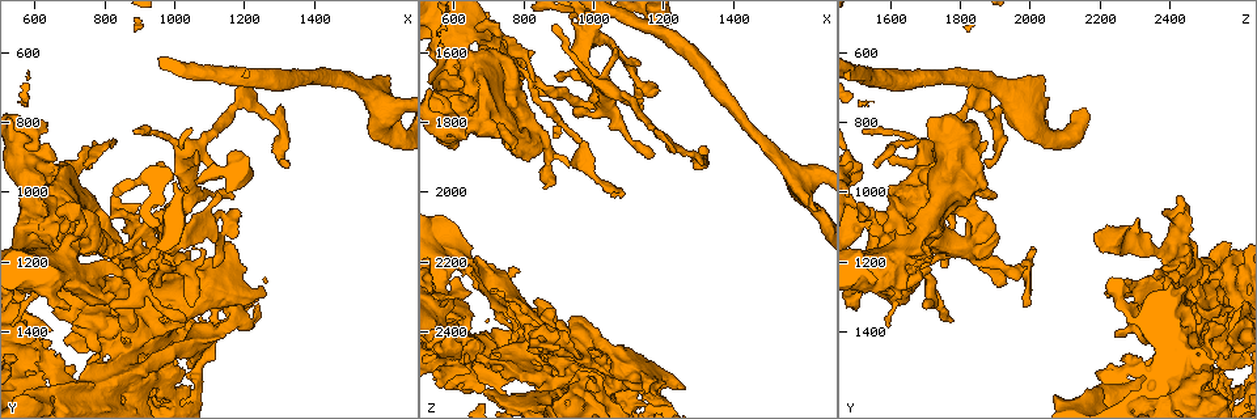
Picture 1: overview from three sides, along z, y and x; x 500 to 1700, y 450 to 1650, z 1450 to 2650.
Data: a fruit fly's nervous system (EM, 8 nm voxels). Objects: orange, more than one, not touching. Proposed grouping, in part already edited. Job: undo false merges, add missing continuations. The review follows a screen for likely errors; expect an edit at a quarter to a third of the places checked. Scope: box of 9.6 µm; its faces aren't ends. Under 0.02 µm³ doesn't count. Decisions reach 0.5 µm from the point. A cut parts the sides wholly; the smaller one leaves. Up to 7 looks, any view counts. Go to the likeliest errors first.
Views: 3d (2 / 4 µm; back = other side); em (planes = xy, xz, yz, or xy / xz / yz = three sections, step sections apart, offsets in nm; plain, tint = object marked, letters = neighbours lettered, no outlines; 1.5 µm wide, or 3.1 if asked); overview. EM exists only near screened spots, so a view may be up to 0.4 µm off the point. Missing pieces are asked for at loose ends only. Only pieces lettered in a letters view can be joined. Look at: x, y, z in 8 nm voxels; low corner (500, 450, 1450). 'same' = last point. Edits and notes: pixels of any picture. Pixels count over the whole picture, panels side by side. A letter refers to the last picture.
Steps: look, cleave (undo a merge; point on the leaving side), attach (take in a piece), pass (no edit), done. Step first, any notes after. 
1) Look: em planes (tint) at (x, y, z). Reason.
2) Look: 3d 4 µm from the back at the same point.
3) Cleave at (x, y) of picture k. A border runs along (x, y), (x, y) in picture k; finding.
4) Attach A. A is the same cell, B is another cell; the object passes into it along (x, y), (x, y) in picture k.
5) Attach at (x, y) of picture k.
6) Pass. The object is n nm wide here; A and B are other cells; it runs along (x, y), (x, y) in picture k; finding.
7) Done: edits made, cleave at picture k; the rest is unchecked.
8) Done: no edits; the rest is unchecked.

Look: em 3.1 µm planes (tint) at (580, 880, 1800). Thin arm on a thick one.

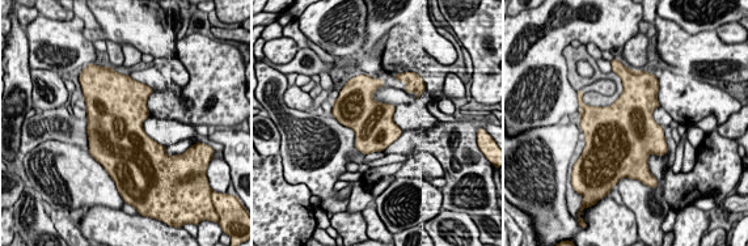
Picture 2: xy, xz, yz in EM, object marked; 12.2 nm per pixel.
Look: em 3.1 µm planes (letters) at the same point. See the neighbours.

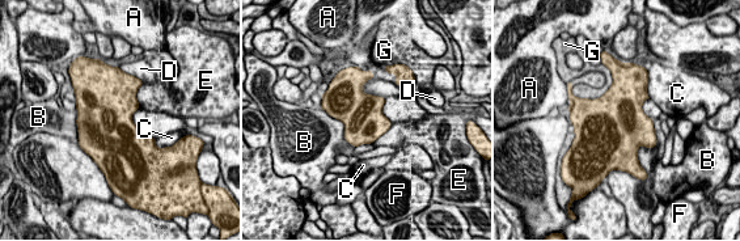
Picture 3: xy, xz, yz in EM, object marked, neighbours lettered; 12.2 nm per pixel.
Pass. The longest contact is with B, 500 nm; A, B, C, D, E, F and G are other cells; a border runs along (143, 83), (136, 93), (139, 106) in picture 3; continuous, no second cell.

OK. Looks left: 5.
Look: em xy step 4 (tint) at (790, 1310, 1610). Sharp bend.

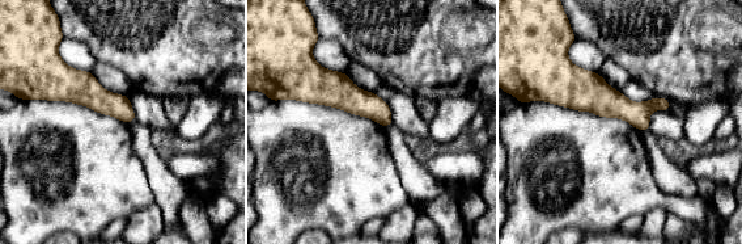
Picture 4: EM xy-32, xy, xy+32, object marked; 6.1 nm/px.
Look: em planes (letters) at the same point.

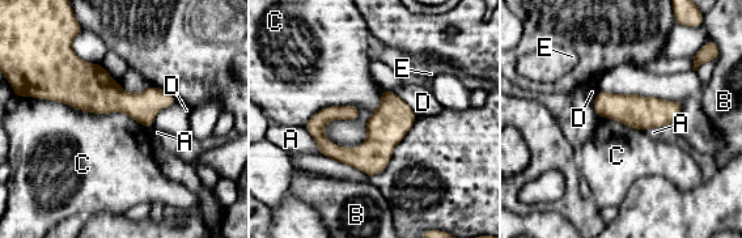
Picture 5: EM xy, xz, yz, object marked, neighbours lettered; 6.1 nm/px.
Pass. The longest contact is with C, 700 nm; A, B, C, D and E are other cells; a border runs along (35, 97), (124, 113), (145, 128) in picture 5; continuous, no second cell.

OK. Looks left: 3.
Look: em xz step 4 (letters) at (1050, 1240, 1990). Sharp bend.

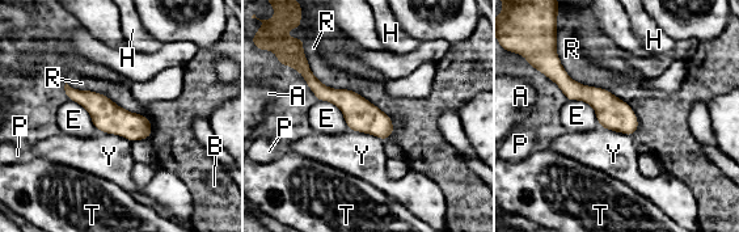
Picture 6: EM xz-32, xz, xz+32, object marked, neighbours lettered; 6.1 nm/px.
Pass. A, B, E, H, P, R, T and Y are other cells; it runs along (309, 79), (388, 131) in picture 6; continuous, no second cell.

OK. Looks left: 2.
Done: no edits; the rest is unchecked.

